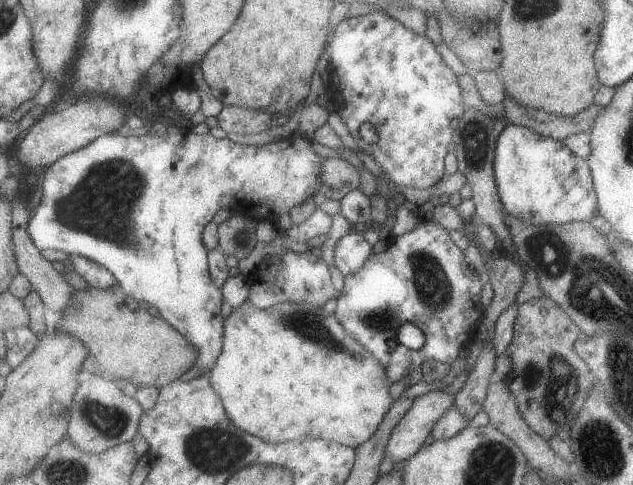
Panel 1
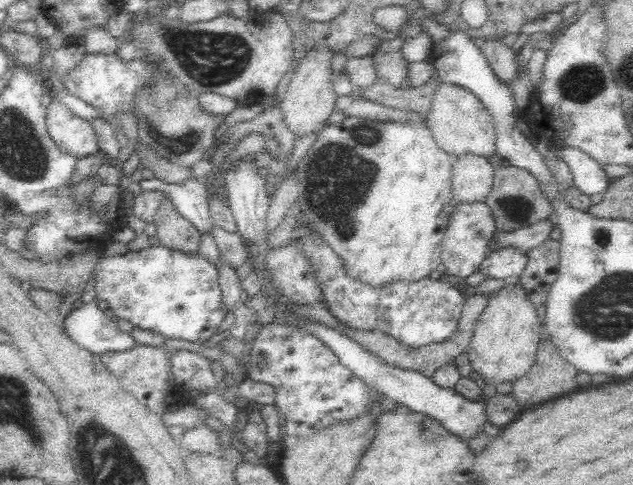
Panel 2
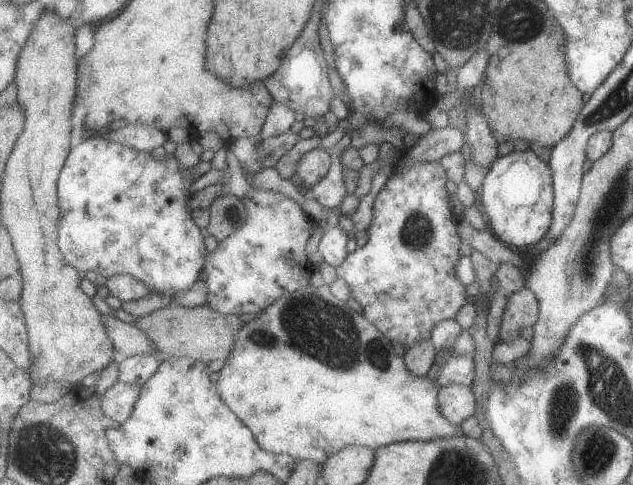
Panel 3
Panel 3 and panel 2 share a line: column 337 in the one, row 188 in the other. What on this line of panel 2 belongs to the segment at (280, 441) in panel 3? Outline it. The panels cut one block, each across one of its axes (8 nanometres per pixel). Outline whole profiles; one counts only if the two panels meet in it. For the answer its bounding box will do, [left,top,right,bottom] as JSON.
[294,116,455,289]

